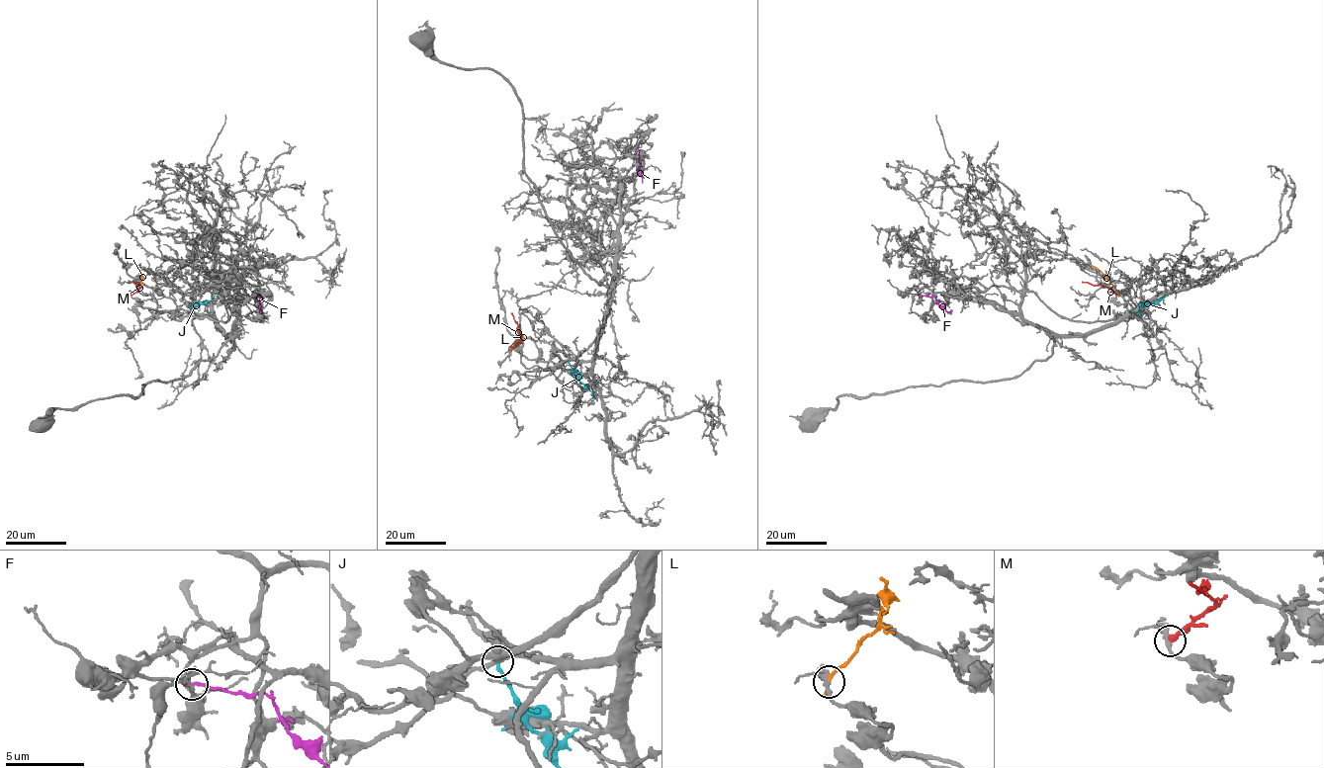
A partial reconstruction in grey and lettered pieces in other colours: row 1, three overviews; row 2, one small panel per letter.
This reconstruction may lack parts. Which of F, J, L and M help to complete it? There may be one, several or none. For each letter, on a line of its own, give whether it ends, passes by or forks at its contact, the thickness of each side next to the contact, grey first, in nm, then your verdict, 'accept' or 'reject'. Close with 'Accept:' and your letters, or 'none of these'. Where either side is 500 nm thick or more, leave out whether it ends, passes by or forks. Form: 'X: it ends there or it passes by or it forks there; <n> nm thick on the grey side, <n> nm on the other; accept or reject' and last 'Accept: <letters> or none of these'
F: it ends there; 190 nm thick on the grey side, 200 nm on the other; reject
J: it ends there; 260 nm thick on the grey side, 220 nm on the other; reject
L: it ends there; 260 nm thick on the grey side, 280 nm on the other; reject
M: it ends there; 220 nm thick on the grey side, 320 nm on the other; reject
Accept: none of these

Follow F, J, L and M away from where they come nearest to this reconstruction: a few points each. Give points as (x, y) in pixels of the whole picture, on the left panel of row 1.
F: (258, 295), (262, 313)
J: (188, 312), (200, 303), (206, 303), (214, 296)
L: (131, 294), (141, 277), (136, 264)
M: (131, 295), (140, 287), (131, 281)

